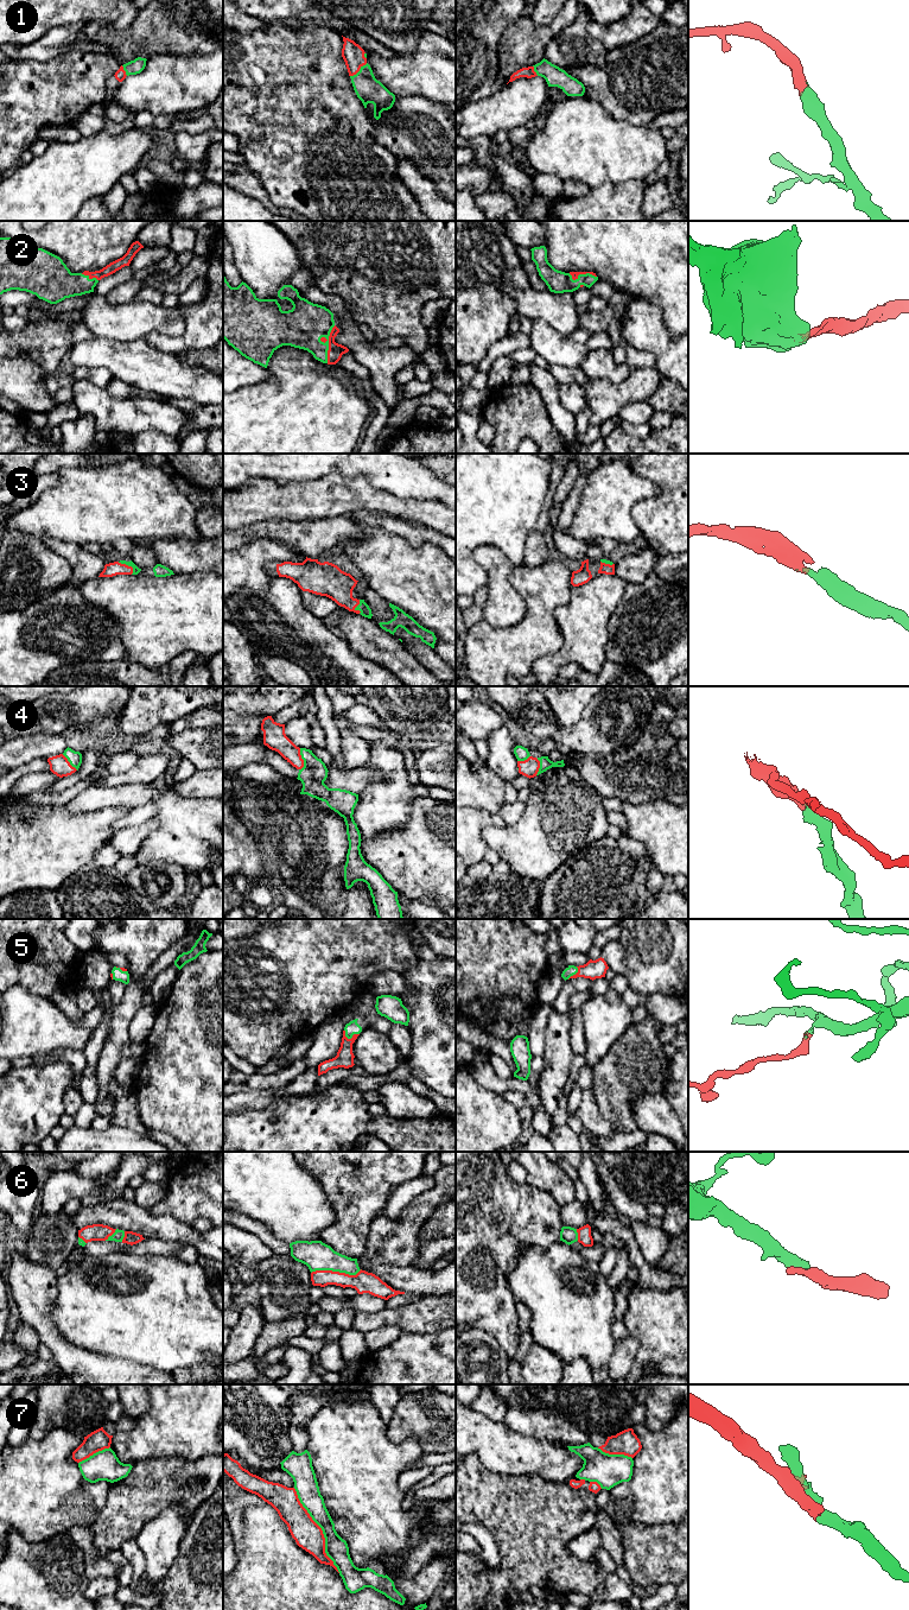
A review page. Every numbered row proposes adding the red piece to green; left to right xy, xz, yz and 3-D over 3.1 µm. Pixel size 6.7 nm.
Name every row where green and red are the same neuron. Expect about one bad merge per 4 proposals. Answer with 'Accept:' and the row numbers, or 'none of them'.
Accept: 1, 2, 3, 4, 5, 6

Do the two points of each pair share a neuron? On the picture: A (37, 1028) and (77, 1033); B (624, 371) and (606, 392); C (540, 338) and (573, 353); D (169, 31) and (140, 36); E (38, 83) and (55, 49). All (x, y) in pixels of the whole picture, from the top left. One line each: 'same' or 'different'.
A: same
B: different
C: same
D: same
E: different

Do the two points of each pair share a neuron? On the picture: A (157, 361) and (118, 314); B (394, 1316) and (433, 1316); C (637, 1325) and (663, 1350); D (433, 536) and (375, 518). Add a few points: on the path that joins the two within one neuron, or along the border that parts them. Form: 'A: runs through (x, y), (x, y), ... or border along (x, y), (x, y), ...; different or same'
A: border along (146, 337), (127, 341), (112, 340); different
B: runs through (404, 1316), (424, 1316); same
C: runs through (643, 1330), (658, 1344); same
D: runs through (419, 536), (413, 536), (389, 524); same

